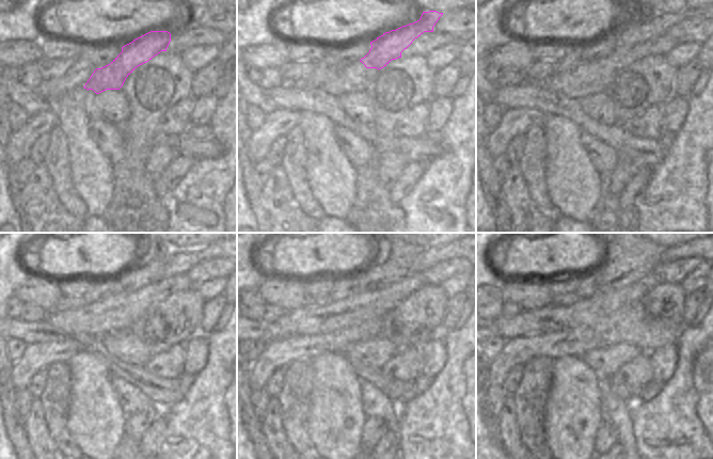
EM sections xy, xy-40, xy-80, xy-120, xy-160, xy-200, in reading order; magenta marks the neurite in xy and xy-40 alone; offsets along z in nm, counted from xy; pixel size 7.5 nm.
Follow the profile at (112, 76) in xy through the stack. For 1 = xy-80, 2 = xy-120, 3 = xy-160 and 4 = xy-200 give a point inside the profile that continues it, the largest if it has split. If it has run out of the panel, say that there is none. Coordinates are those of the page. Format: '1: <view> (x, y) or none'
1: xy-80 (654, 25)
2: xy-120 (183, 259)
3: xy-160 (427, 257)
4: xy-200 (669, 254)

